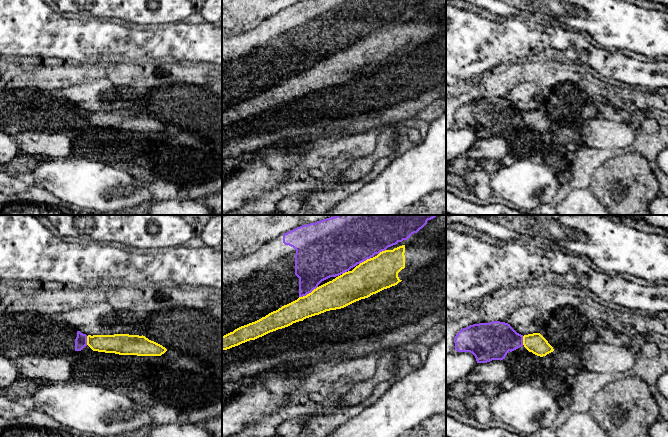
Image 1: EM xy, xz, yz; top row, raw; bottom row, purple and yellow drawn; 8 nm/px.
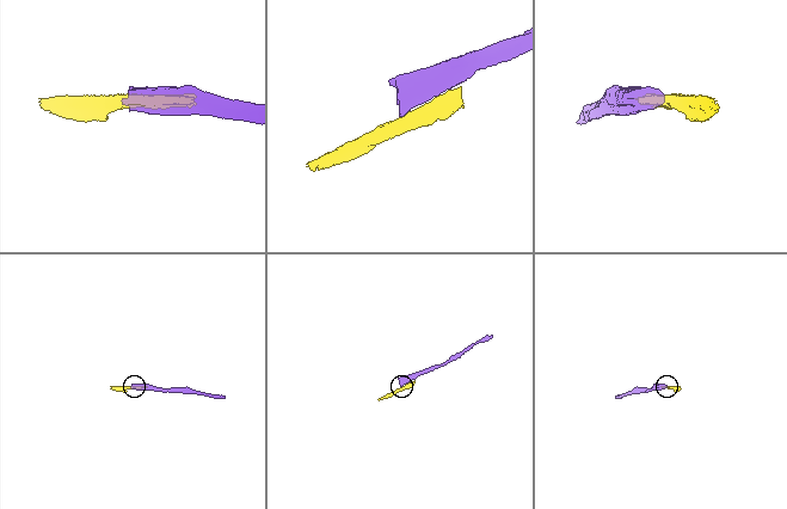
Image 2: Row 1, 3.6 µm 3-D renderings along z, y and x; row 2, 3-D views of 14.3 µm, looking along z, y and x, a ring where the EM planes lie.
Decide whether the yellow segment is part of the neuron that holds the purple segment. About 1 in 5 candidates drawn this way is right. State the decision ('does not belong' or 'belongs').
does not belong

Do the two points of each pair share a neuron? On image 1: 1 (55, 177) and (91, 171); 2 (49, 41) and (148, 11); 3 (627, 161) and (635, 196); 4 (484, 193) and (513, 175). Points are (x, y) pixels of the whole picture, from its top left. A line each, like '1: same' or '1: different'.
1: same
2: different
3: same
4: different

